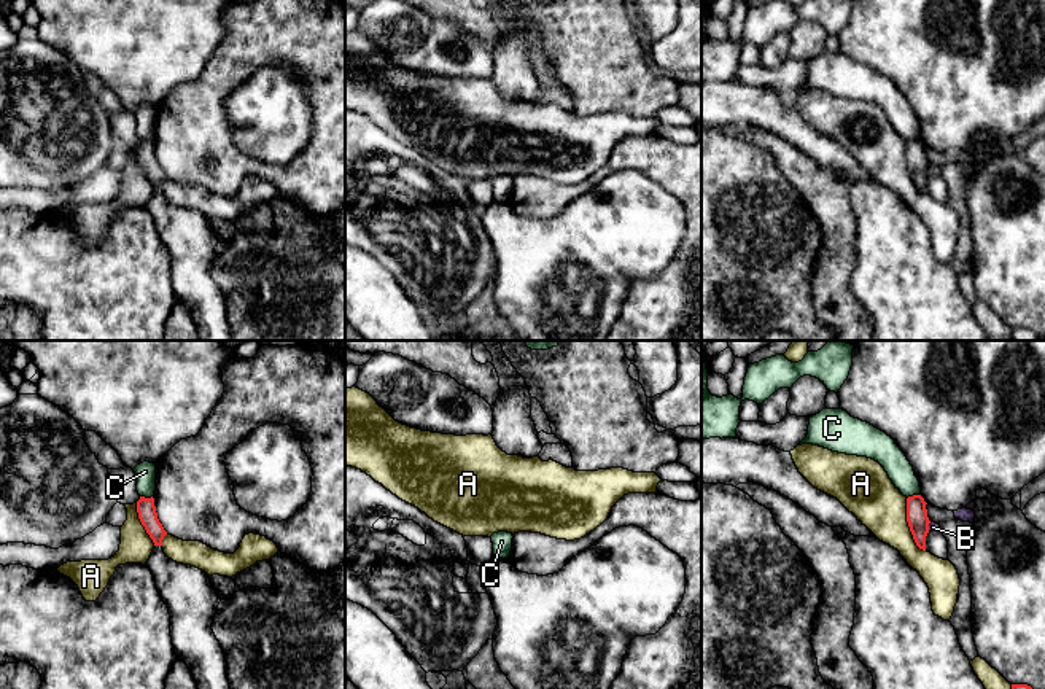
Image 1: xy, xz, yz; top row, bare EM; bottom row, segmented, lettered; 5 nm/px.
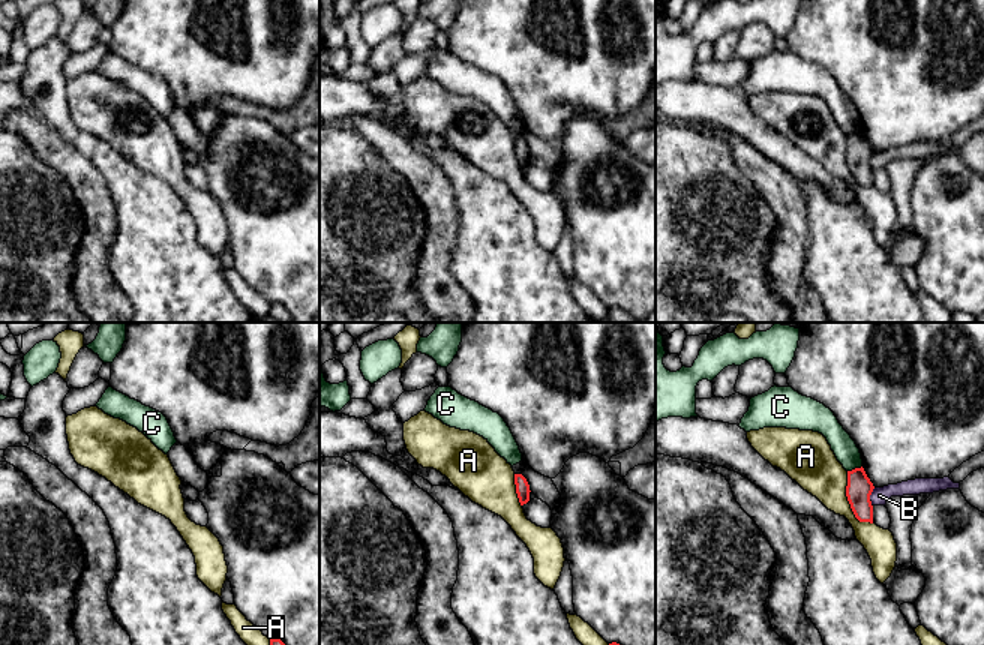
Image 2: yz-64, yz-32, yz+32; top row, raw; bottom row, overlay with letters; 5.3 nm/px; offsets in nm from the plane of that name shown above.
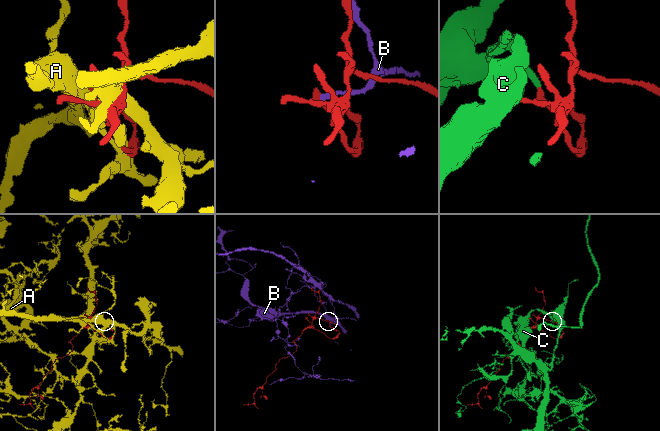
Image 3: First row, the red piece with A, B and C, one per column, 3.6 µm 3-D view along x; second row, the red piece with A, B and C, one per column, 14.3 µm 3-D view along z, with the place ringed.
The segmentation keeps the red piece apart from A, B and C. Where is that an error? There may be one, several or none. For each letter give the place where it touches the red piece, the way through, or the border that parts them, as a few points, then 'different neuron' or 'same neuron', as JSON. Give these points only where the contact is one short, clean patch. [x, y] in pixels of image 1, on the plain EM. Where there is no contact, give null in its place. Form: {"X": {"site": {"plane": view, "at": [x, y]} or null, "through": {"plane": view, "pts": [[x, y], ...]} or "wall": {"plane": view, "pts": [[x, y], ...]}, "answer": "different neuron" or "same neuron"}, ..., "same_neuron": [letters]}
{"A": {"site": {"plane": "yz", "at": [909, 169]}, "answer": "different neuron"}, "B": {"site": {"plane": "yz", "at": [928, 171]}, "wall": {"plane": "yz", "pts": [[931, 166], [928, 174]]}, "answer": "different neuron"}, "C": {"site": {"plane": "yz", "at": [913, 139]}, "wall": {"plane": "yz", "pts": [[920, 137], [907, 142]]}, "answer": "different neuron"}, "same_neuron": []}

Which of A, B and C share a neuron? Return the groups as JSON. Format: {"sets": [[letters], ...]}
{"sets": [["A"], ["B"], ["C"]]}

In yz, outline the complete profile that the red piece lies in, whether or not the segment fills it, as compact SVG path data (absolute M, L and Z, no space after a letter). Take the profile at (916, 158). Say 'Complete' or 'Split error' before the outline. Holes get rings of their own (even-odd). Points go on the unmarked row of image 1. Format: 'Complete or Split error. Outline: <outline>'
Complete. Outline: M913 138L907 142L907 165L916 189L926 194L926 180L929 177L929 161L926 153L926 145L921 138Z

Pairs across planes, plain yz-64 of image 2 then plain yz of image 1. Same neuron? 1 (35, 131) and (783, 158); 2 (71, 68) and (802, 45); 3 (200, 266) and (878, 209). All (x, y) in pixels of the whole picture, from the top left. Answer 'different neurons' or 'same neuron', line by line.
1: same neuron
2: different neurons
3: same neuron

